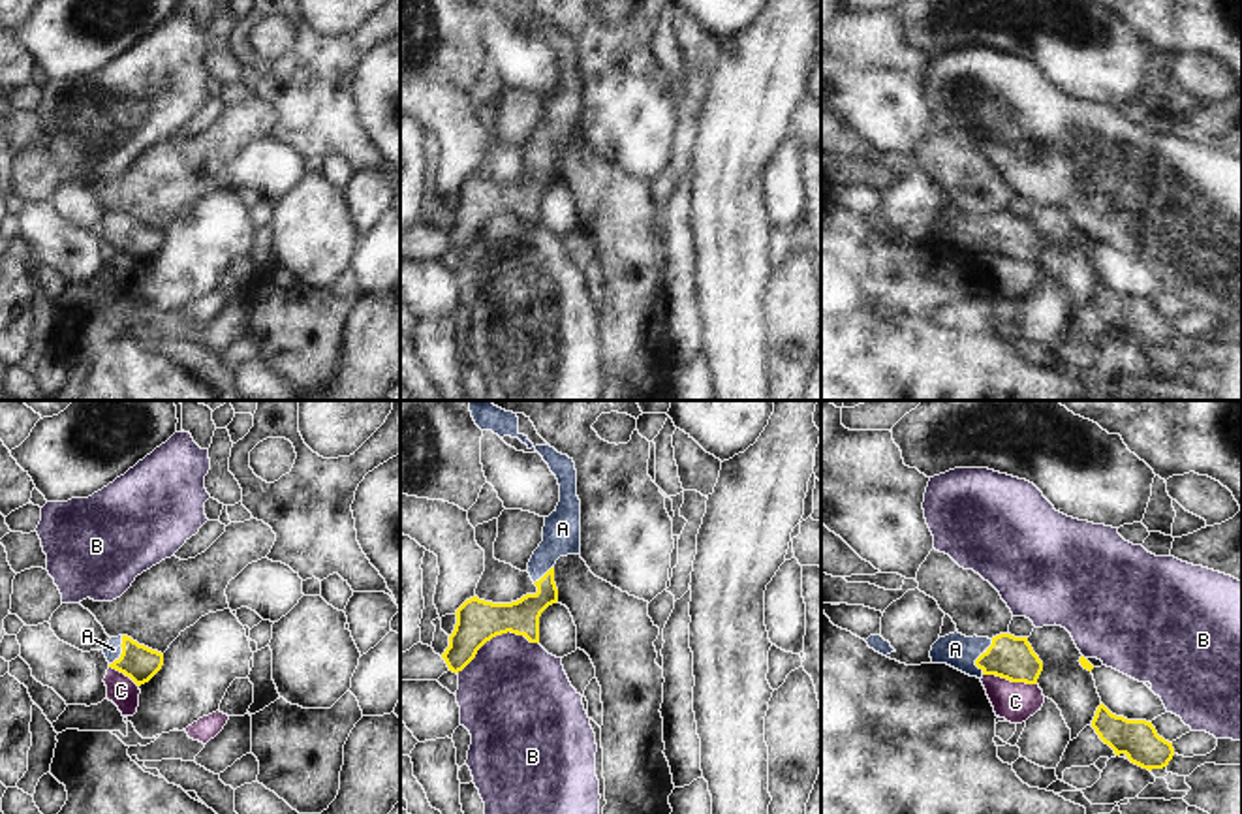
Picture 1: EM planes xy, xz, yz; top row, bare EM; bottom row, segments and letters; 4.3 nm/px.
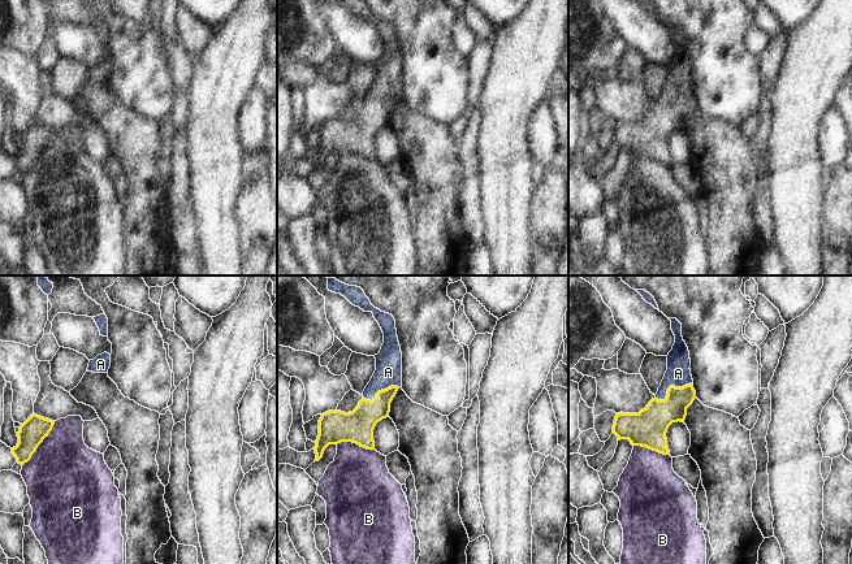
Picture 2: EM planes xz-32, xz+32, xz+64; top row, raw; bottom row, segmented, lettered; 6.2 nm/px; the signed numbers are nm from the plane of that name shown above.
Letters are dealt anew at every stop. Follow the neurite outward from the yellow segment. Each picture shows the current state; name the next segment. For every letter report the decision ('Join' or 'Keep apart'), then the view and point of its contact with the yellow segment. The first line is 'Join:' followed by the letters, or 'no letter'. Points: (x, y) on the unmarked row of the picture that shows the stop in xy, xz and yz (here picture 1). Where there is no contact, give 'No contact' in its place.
Join: A
A: Join. Touches yellow at yz (979, 235)
B: Keep apart. Touches yellow at xz (496, 213)
C: Keep apart. Touches yellow at yz (1009, 258).

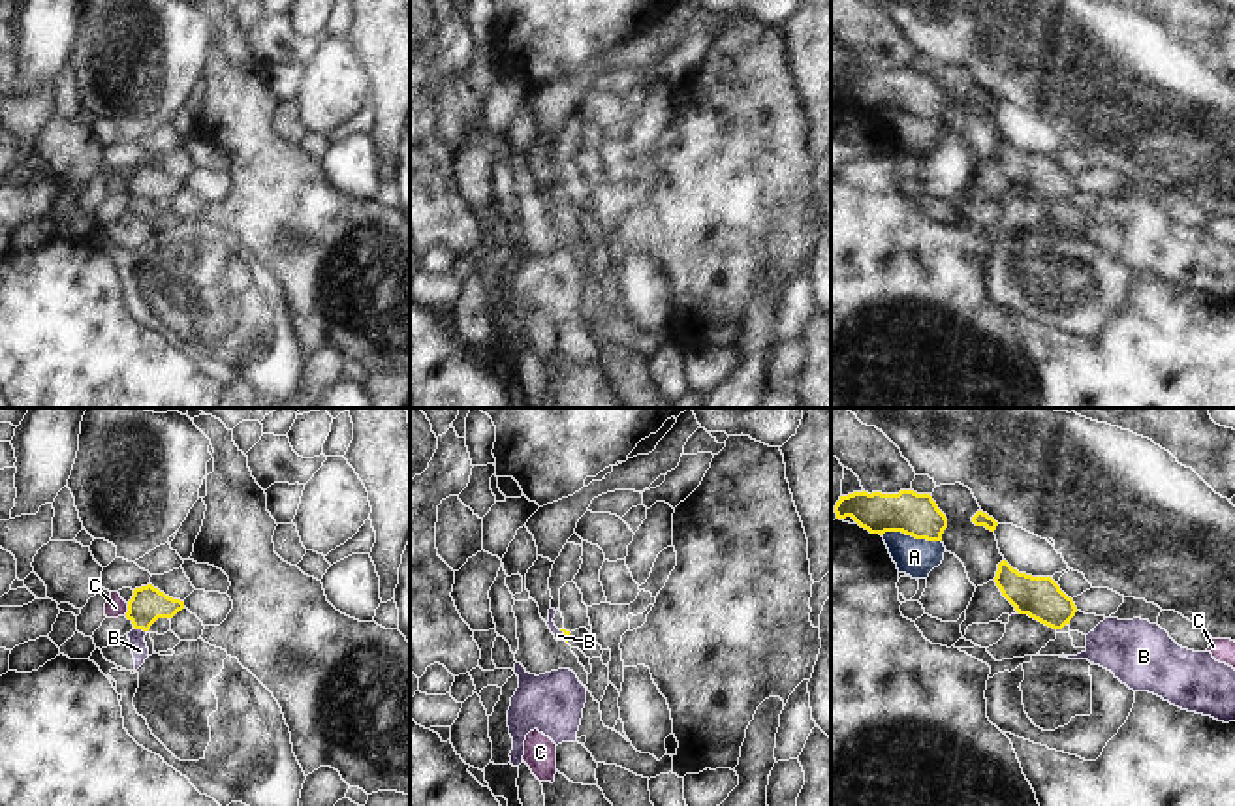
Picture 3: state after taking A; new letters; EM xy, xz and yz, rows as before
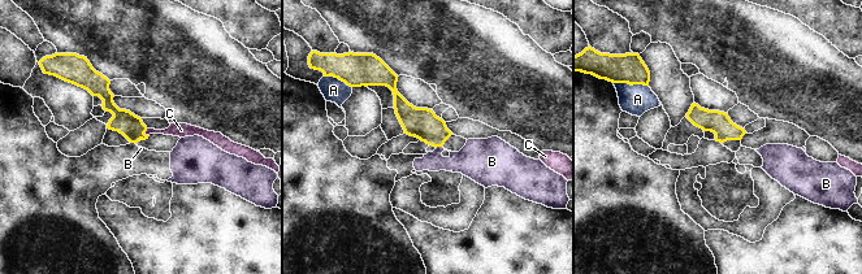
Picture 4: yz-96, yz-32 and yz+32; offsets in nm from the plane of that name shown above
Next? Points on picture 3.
Join: no letter
A: Keep apart. Touches yellow at yz (912, 115)
B: Keep apart. Touches yellow at xy (141, 207)
C: Keep apart. Touches yellow at xy (128, 188).

